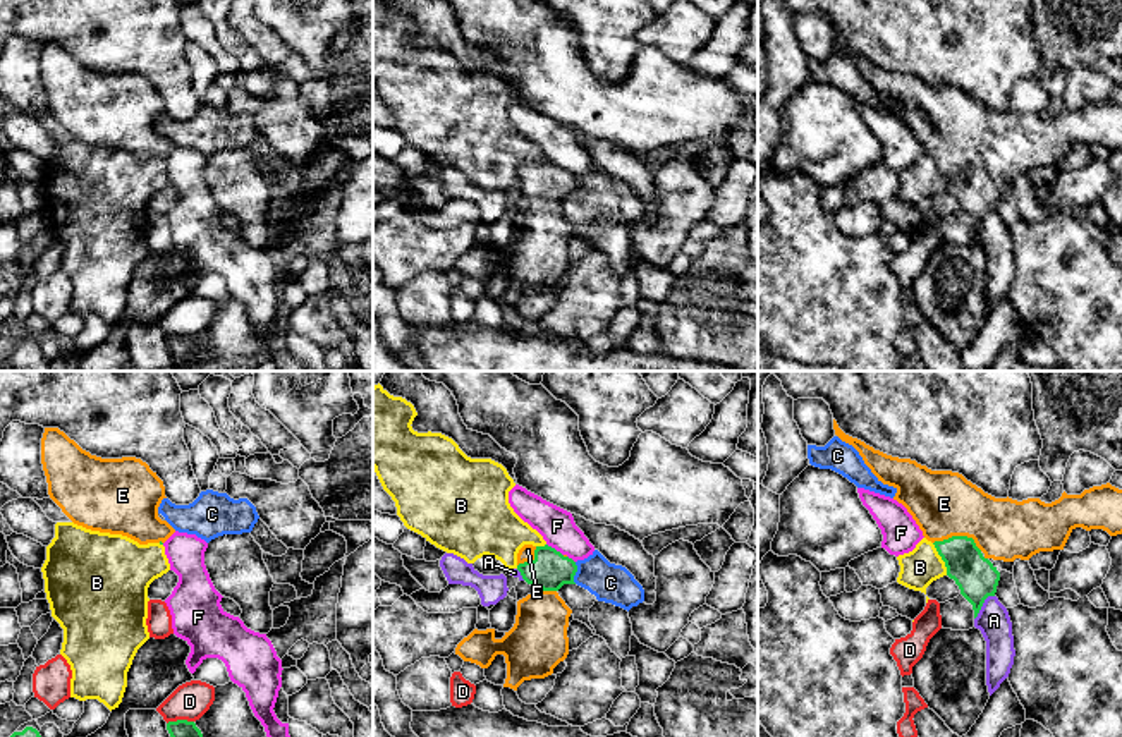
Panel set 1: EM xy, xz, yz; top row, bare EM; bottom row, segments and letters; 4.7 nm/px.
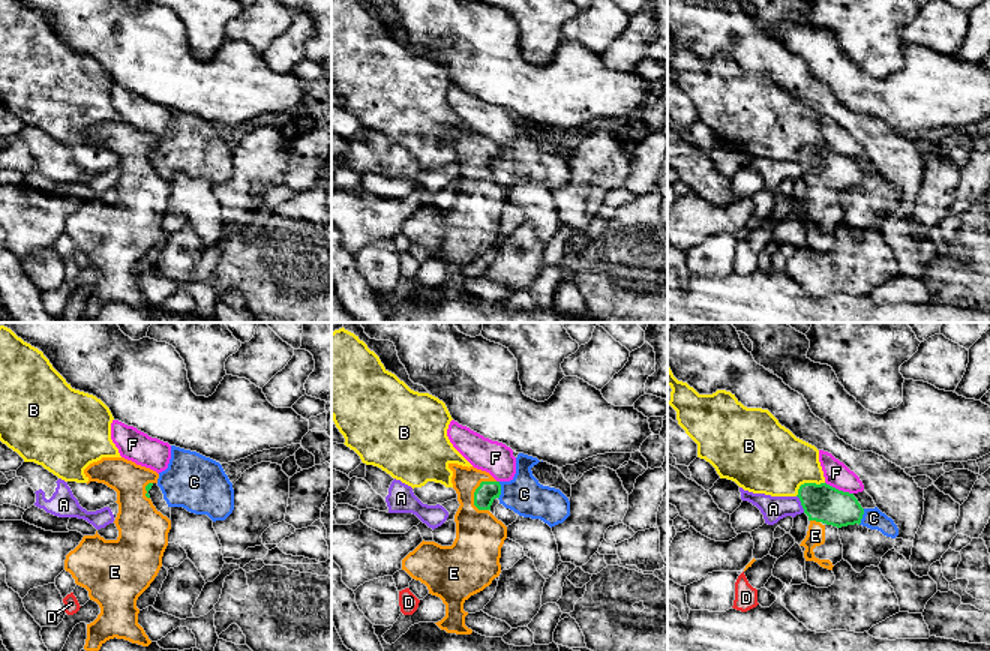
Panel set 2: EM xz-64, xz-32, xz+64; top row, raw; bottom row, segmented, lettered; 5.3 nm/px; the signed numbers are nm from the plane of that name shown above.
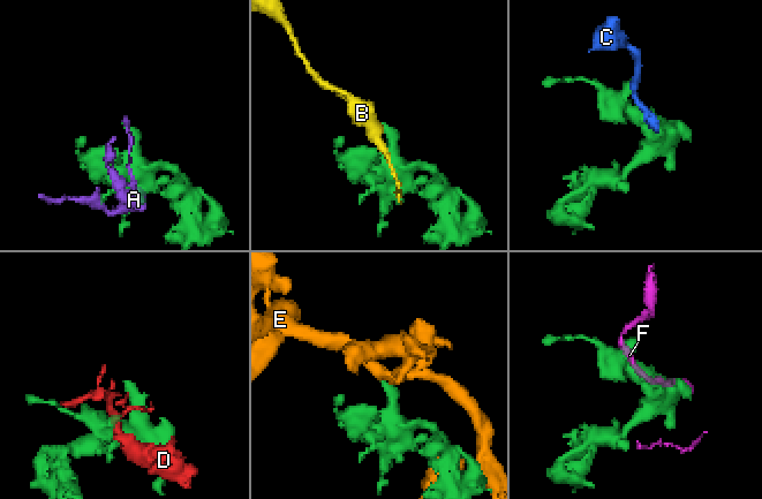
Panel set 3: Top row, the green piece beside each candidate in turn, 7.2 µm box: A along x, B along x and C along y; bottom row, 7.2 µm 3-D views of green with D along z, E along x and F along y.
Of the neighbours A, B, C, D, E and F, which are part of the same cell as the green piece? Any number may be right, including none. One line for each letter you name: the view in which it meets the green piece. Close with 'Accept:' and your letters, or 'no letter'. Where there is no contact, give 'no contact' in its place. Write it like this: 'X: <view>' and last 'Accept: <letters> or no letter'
E: yz
Accept: E

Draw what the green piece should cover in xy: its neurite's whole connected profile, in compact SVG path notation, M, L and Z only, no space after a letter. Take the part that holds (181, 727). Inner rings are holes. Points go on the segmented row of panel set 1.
M187 720L168 722L167 730L170 737L203 737L196 723Z

